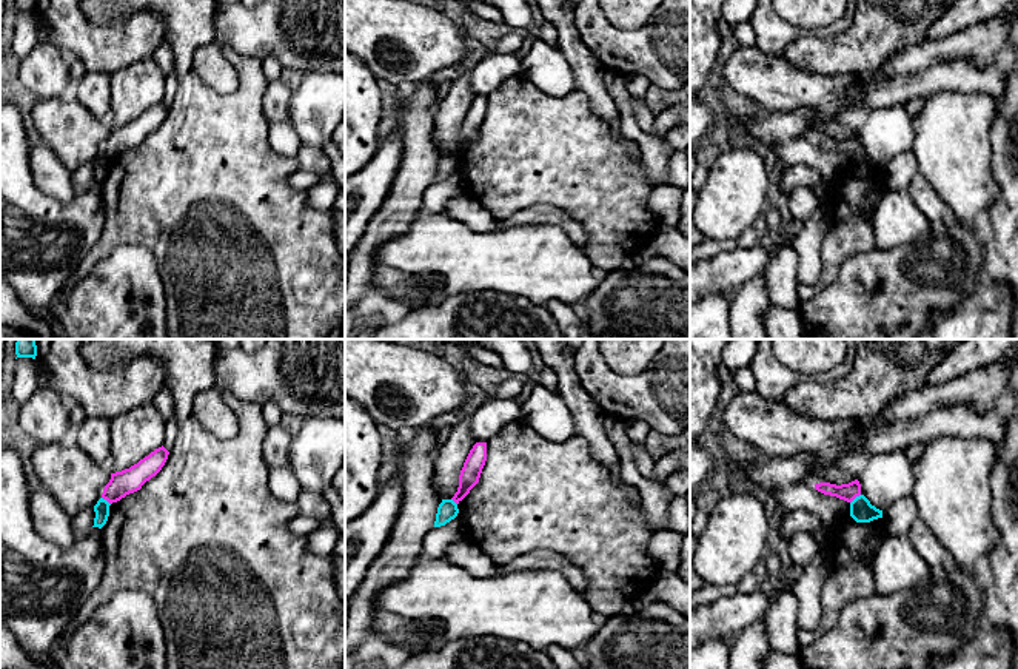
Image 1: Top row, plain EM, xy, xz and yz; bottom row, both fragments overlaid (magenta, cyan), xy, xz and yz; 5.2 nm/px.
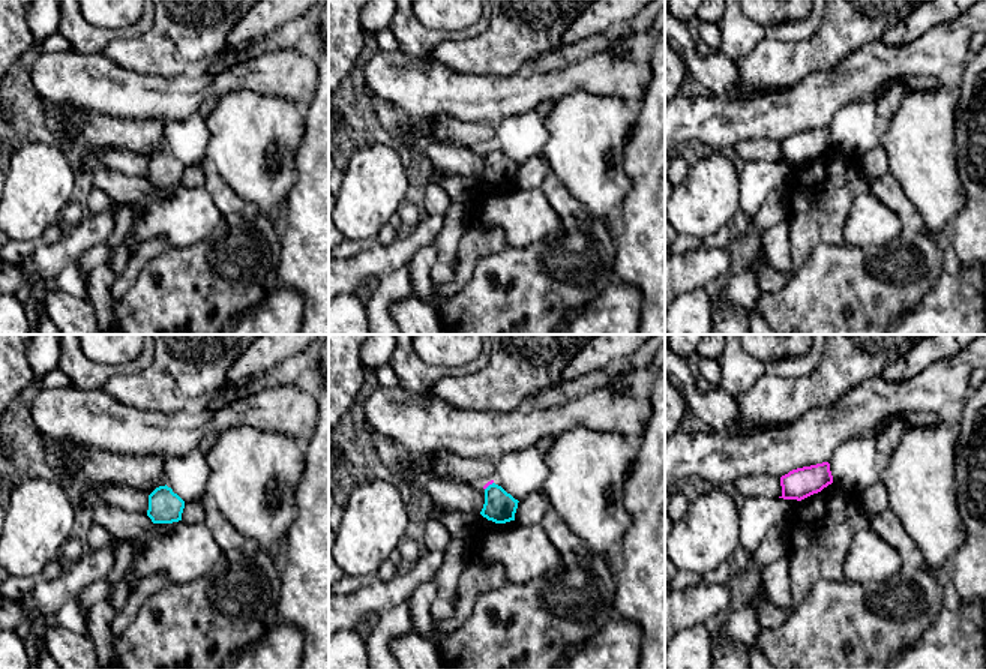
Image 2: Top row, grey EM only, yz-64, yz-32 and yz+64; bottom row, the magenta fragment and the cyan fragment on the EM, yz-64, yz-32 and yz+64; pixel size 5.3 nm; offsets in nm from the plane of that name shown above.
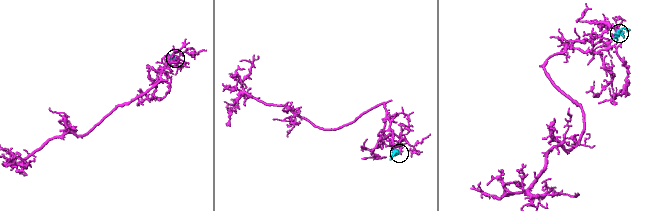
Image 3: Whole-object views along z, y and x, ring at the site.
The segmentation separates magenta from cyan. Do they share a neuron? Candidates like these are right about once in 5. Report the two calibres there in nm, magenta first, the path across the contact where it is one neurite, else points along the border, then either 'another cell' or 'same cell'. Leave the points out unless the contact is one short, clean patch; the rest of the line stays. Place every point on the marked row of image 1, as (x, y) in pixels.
90/120 nm | along yz (860, 494), (850, 503) | another cell

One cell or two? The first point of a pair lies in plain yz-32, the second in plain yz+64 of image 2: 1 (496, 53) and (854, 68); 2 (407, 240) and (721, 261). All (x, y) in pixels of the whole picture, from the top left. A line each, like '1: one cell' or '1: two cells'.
1: two cells
2: one cell

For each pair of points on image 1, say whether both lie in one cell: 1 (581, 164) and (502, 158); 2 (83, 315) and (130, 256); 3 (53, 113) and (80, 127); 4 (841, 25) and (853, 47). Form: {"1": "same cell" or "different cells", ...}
{"1": "same cell", "2": "same cell", "3": "same cell", "4": "different cells"}

